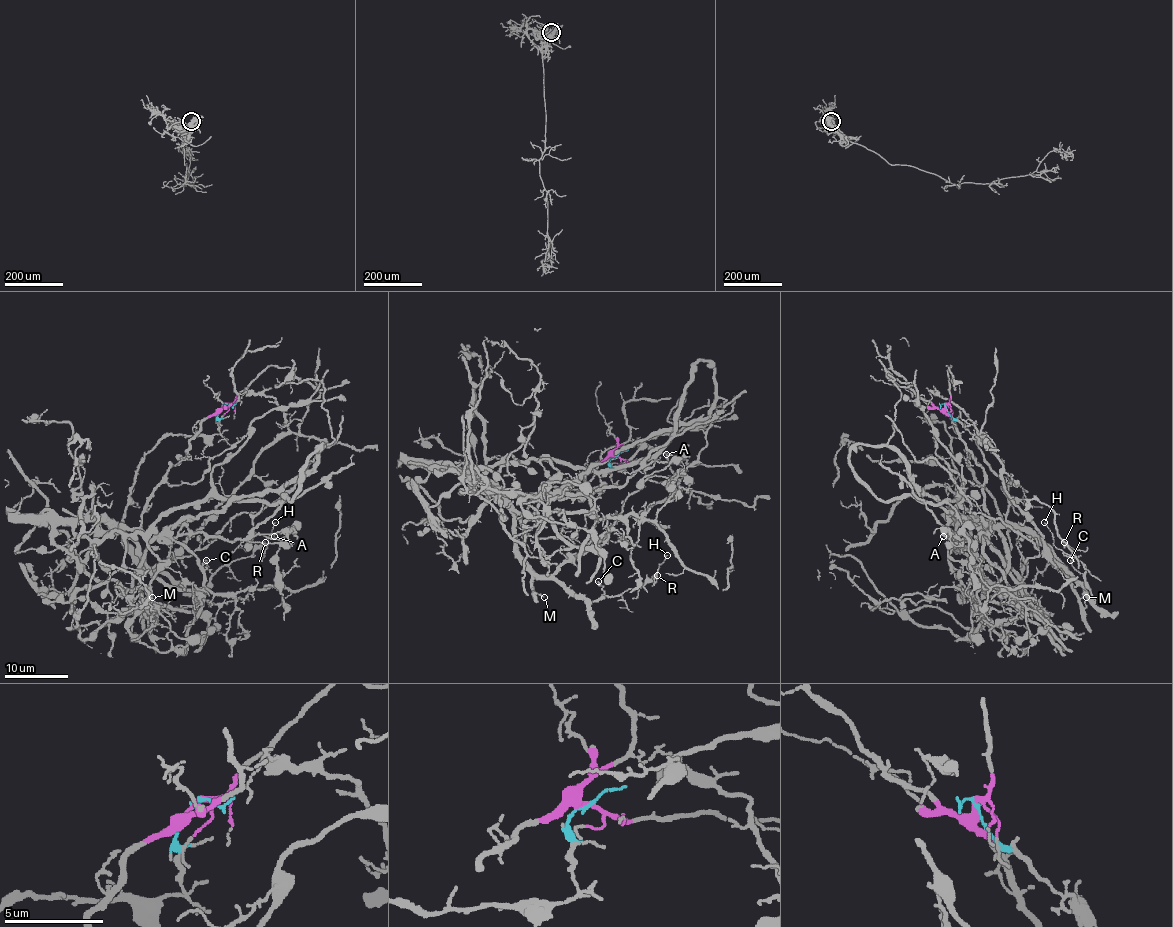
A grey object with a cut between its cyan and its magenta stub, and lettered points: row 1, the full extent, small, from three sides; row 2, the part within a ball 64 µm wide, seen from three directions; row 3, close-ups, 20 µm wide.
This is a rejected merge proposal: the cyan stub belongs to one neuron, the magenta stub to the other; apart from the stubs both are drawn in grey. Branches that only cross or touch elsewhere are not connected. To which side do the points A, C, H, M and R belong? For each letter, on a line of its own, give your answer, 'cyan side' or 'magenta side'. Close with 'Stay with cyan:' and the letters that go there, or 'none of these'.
A: magenta side
C: cyan side
H: cyan side
M: cyan side
R: cyan side
Stay with cyan: C, H, M, R

